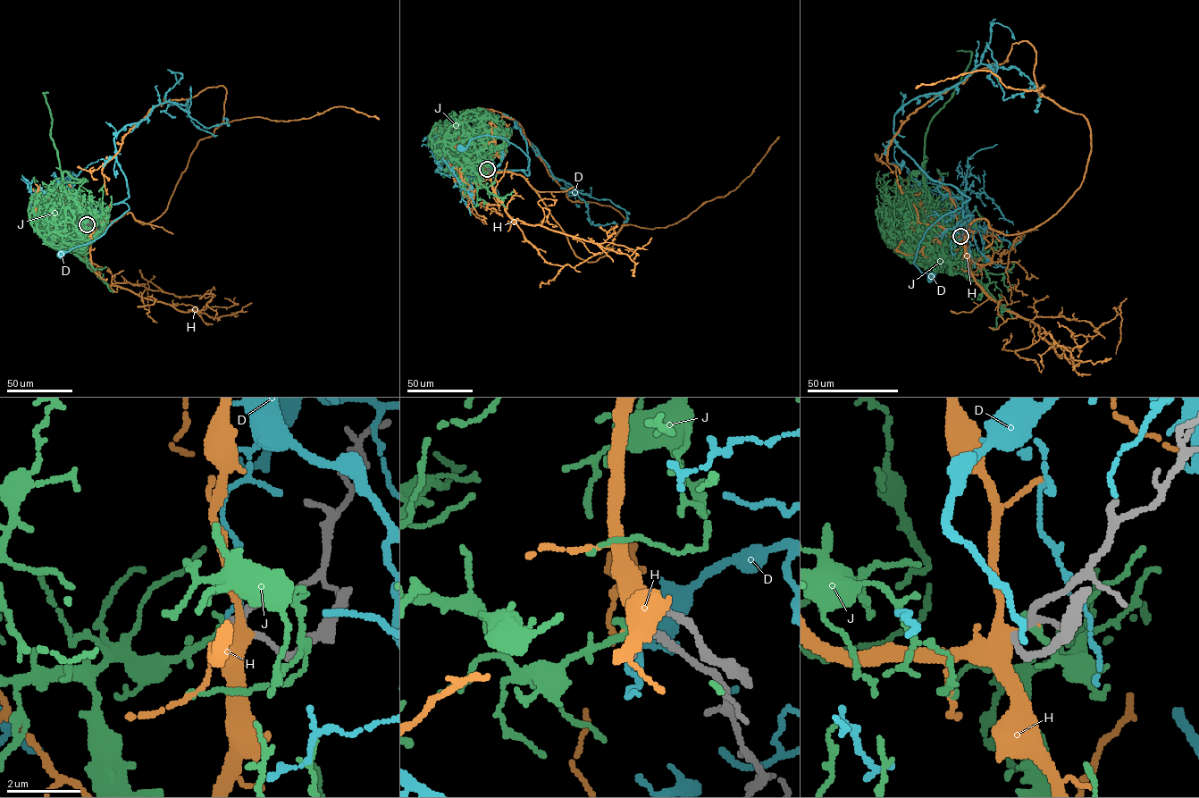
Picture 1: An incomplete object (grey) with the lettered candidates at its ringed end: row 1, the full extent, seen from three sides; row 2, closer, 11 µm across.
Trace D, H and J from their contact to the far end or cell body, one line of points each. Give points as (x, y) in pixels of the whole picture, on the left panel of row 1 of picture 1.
D: (87, 224), (91, 210), (103, 210), (122, 202), (129, 206), (98, 238), (61, 254)
H: (87, 225), (92, 241), (165, 211), (226, 89), (153, 107), (103, 168), (107, 194)
J: (87, 224), (76, 225), (84, 223), (64, 188), (58, 152), (51, 138), (51, 114), (43, 93), (48, 93)

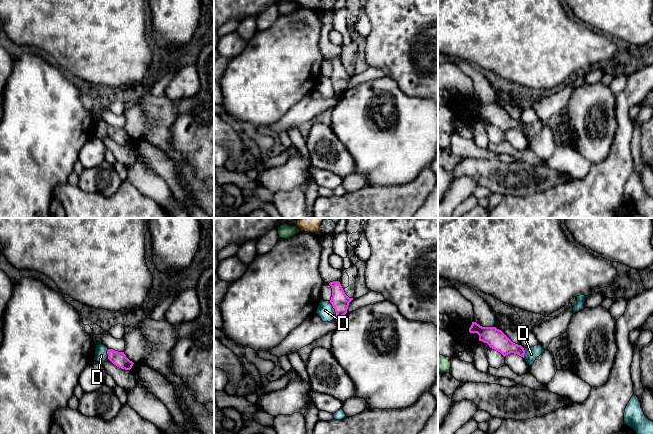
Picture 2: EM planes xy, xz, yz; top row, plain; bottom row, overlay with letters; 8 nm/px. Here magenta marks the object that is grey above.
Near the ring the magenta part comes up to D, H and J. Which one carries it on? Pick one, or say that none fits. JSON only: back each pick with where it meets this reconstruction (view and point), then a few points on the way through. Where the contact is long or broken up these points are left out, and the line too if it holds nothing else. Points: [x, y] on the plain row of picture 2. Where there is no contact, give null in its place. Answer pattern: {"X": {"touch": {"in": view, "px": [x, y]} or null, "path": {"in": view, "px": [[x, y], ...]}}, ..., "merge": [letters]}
{"J": {"touch": null}, "merge": ["J"]}

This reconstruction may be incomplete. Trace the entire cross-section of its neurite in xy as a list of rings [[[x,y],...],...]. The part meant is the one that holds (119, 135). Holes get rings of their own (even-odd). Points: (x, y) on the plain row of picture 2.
[[[113,125],[107,126],[108,135],[117,143],[125,146],[130,146],[133,142],[133,138],[130,137],[124,128],[118,128]]]

